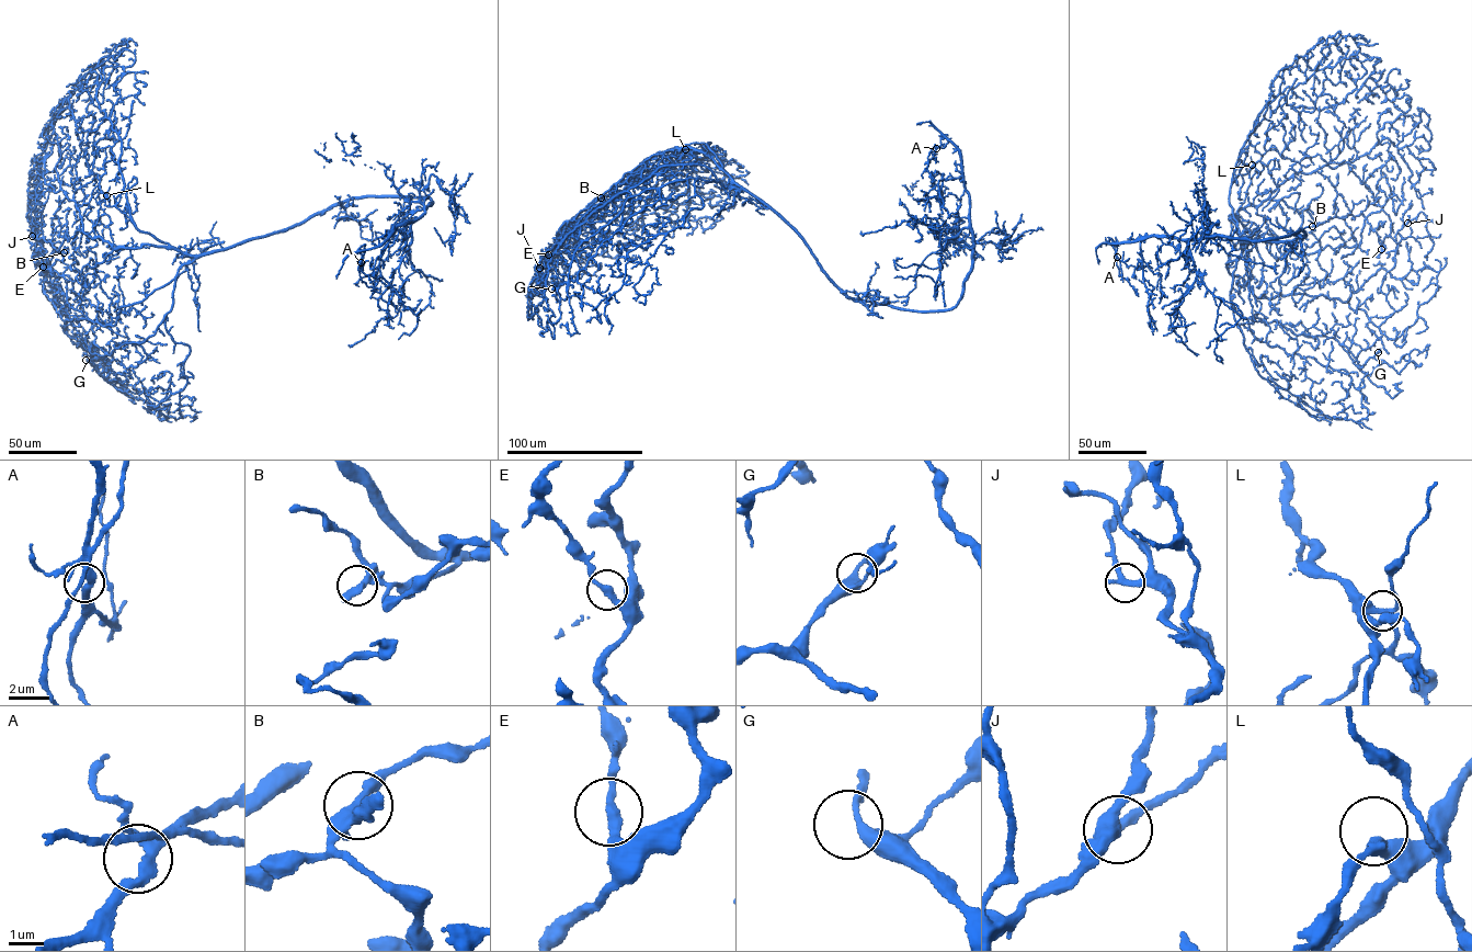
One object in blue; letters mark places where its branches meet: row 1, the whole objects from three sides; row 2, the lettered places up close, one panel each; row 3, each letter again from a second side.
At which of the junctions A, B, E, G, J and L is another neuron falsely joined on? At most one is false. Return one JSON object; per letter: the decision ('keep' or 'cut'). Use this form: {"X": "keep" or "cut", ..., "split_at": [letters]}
{"A": "keep", "B": "keep", "E": "keep", "G": "keep", "J": "keep", "L": "keep", "split_at": []}

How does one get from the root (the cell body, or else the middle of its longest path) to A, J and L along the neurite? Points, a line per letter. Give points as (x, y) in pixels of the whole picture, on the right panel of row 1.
A: (1257, 240), (1285, 244), (1305, 235), (1301, 230), (1277, 239), (1255, 240), (1147, 236), (1108, 242), (1117, 257)
J: (1257, 240), (1241, 241), (1230, 218), (1267, 200), (1304, 210), (1318, 223), (1383, 210), (1398, 244), (1407, 223)
L: (1257, 240), (1241, 241), (1229, 200), (1232, 183), (1239, 174), (1248, 172), (1252, 165)

